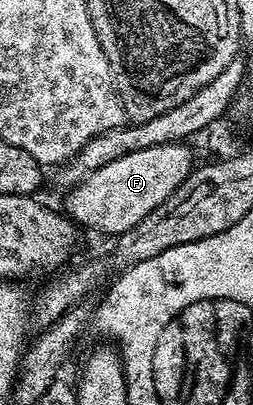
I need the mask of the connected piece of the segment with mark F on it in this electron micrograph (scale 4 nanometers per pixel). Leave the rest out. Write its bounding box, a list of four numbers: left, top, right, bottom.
[66,142,193,234]

